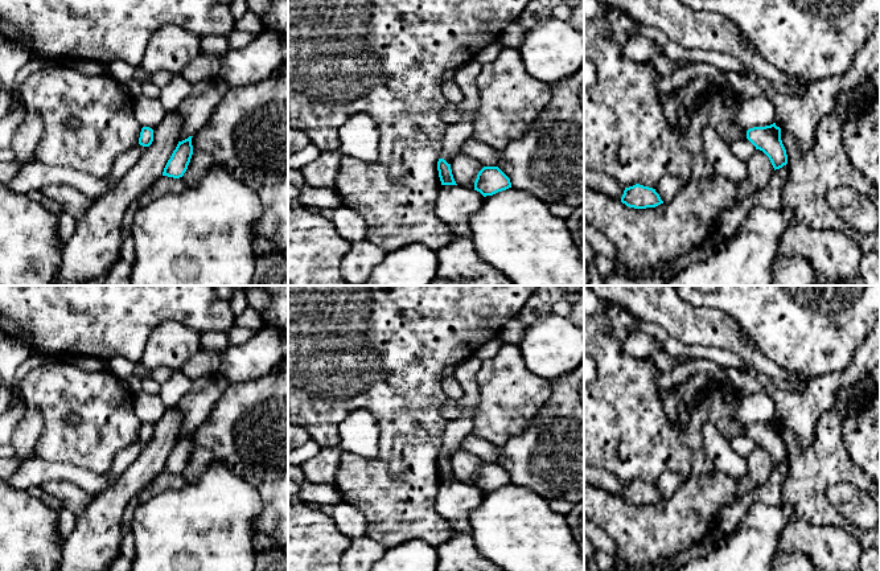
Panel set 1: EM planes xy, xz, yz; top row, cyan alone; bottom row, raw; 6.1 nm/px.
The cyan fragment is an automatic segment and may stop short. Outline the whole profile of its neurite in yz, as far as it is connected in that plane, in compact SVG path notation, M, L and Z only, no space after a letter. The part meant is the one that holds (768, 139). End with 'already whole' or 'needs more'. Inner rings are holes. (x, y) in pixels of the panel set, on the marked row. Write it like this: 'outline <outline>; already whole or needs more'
outline M776 123L765 127L753 127L747 131L747 139L762 151L770 160L774 171L788 164L786 149L781 140L781 128Z; already whole

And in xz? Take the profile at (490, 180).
outline M484 167L474 181L474 190L484 197L511 188L510 178L498 167Z; already whole

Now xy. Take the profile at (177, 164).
outline M189 136L188 139L178 141L164 168L163 176L173 178L180 178L184 176L193 155L192 137L193 136Z; already whole

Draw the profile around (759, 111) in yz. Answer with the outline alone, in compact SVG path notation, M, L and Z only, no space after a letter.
M766 96L740 98L733 122L744 128L765 127L774 123L776 108Z

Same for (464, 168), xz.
M462 153L455 156L451 163L452 174L456 184L466 189L474 189L474 181L482 168L484 165L480 161Z

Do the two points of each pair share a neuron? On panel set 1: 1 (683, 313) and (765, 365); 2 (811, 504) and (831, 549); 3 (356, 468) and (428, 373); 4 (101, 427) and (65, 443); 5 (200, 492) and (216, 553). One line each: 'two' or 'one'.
1: one
2: two
3: one
4: one
5: one

